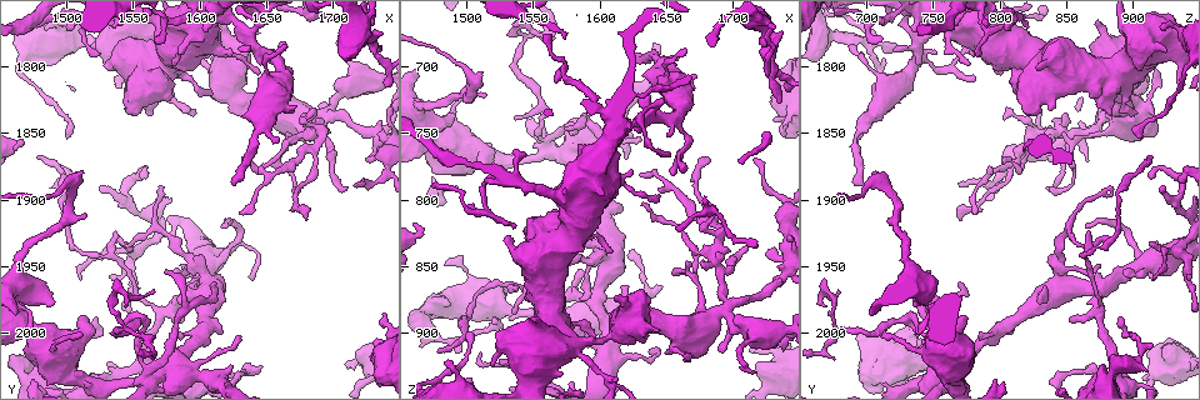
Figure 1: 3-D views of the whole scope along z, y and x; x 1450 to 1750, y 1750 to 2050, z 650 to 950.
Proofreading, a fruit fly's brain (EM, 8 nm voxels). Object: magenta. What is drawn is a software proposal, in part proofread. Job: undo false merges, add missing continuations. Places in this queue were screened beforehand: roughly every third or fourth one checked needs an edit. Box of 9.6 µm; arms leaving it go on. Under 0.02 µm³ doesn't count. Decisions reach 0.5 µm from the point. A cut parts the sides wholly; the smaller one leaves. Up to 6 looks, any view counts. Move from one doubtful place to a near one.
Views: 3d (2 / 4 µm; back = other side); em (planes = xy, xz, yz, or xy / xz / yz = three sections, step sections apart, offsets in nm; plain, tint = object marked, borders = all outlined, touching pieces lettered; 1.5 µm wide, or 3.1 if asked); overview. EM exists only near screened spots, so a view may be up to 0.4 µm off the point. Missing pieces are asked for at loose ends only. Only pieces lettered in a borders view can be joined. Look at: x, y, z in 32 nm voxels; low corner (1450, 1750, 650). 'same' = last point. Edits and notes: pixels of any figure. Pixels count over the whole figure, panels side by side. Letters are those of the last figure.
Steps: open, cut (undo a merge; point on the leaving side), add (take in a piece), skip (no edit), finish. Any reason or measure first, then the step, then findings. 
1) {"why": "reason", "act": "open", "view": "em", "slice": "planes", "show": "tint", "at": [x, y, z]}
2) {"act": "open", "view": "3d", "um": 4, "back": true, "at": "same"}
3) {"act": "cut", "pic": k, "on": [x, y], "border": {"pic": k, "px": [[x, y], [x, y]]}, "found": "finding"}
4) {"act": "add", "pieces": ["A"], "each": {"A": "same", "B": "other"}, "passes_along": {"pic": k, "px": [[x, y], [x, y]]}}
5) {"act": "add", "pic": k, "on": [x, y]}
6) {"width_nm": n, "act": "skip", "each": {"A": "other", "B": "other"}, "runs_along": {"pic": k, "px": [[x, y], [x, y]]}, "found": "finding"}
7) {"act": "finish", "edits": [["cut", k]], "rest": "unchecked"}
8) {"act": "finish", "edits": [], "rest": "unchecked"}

{"why": "an open end", "act": "open", "view": "3d", "um": 4, "at": [1522, 1986, 890]}

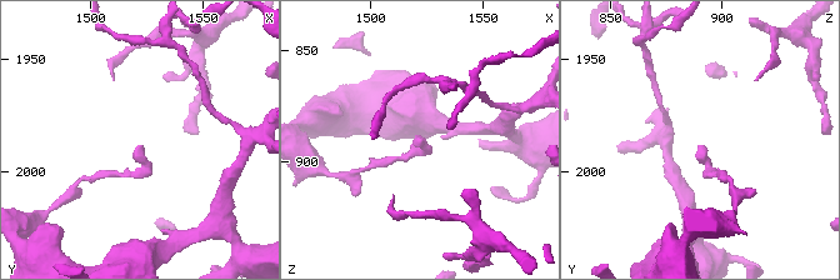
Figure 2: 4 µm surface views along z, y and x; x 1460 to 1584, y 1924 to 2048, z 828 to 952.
{"act": "open", "view": "em", "slice": "planes", "show": "borders", "at": [1524, 1988, 890]}

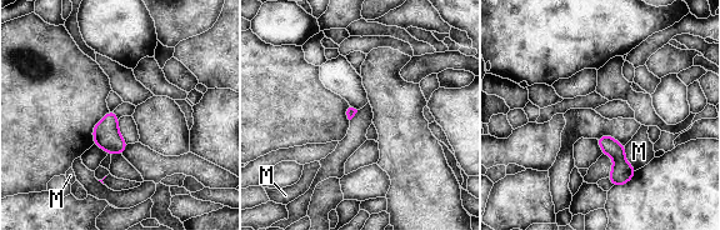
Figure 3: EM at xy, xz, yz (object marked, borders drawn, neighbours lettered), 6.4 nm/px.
{"longest_contact_nm": ["M", 180], "act": "skip", "each": {"M": "other"}, "border": {"pic": 3, "px": [[624, 146], [624, 158], [635, 170]]}, "found": "no lettered piece goes on from it"}

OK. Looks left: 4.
{"why": "an open end", "act": "open", "view": "3d", "um": 4, "at": [1526, 1894, 918]}

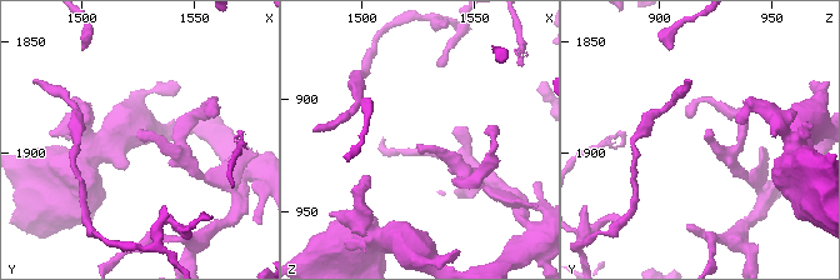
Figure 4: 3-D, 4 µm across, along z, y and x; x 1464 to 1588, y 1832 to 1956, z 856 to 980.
{"act": "open", "view": "em", "slice": "xy", "step": 8, "show": "borders", "at": [1525, 1894, 919]}

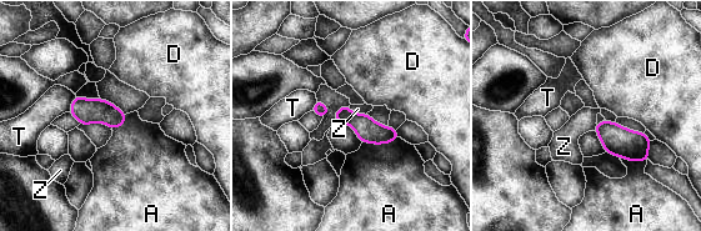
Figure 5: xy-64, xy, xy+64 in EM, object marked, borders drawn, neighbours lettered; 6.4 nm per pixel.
{"act": "skip", "each": {"A": "other", "D": "other", "T": "other", "Z": "other"}, "border": {"pic": 5, "px": [[392, 139], [385, 144], [361, 144]]}, "found": "no lettered piece goes on from it"}

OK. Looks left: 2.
{"why": "long arm stops here", "act": "open", "view": "3d", "um": 2, "at": [1480, 1866, 916]}

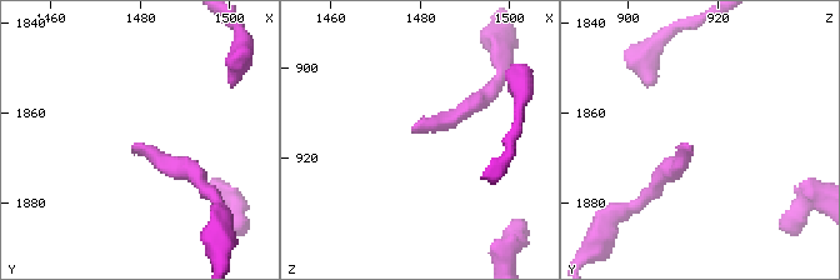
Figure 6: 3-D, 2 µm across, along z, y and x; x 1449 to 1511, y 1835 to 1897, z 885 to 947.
{"act": "open", "view": "em", "slice": "planes", "show": "borders", "at": [1479, 1868, 915]}

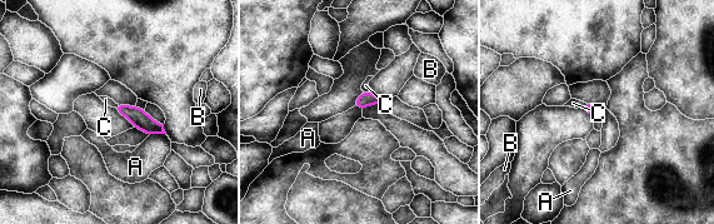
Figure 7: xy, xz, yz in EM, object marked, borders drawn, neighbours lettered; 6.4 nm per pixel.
{"act": "skip", "each": {"A": "other", "B": "other", "C": "other"}, "border": {"pic": 7, "px": [[368, 89], [364, 93]]}, "found": "no lettered piece goes on from it"}

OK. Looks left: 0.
{"act": "finish", "edits": [], "rest": "unchecked"}

